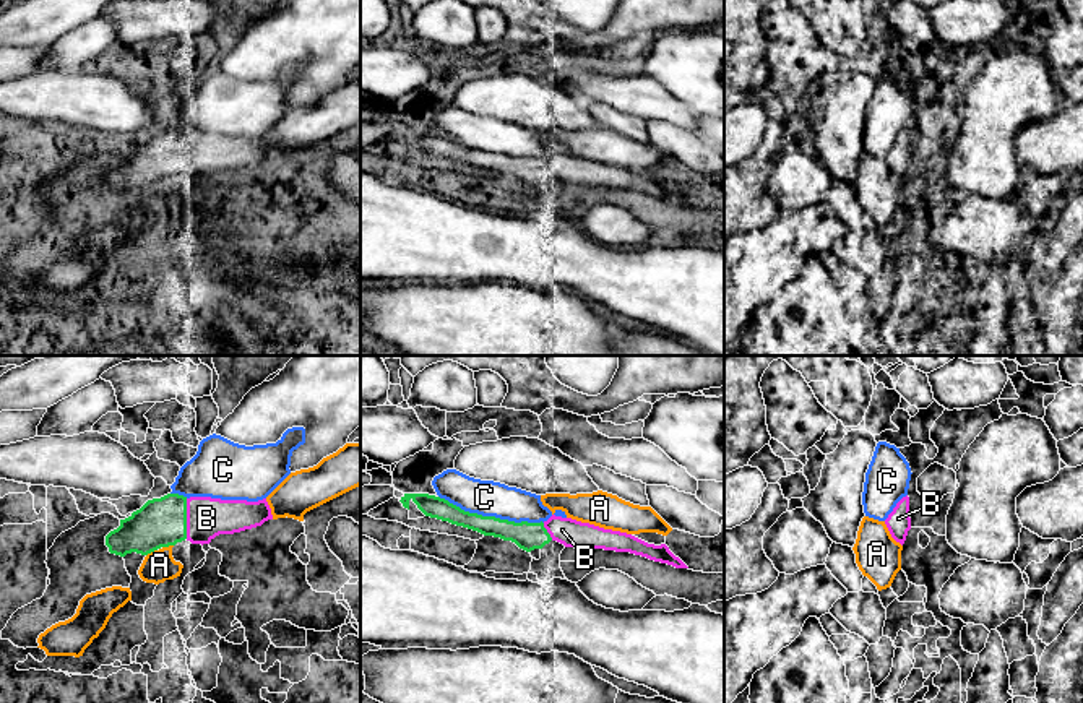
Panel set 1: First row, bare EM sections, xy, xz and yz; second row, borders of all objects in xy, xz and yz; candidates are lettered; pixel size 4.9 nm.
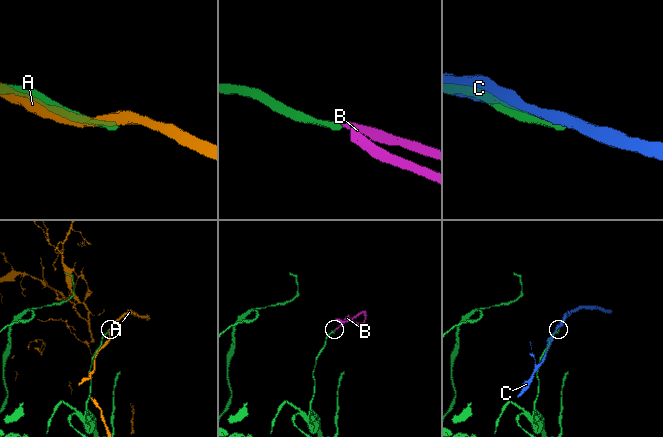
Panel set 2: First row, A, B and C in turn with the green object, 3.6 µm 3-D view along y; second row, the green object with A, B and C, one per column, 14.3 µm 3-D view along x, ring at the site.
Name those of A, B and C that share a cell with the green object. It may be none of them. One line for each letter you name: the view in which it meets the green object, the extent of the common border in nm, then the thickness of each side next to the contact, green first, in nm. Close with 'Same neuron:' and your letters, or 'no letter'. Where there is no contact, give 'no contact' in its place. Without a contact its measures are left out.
B: meets green in xy; contact 200 nm long; 240 nm thick on the green side, 200 nm on the other
Same neuron: B

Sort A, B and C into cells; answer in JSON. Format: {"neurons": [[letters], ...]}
{"neurons": [["A"], ["B"], ["C"]]}

